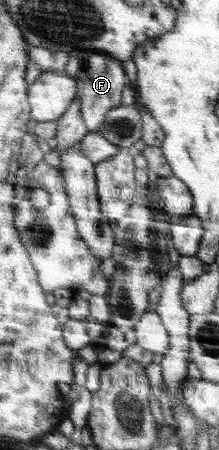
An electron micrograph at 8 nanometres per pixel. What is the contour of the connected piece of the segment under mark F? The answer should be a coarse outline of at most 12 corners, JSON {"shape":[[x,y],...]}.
{"shape":[[90,51],[76,98],[89,132],[122,102],[123,62]]}

